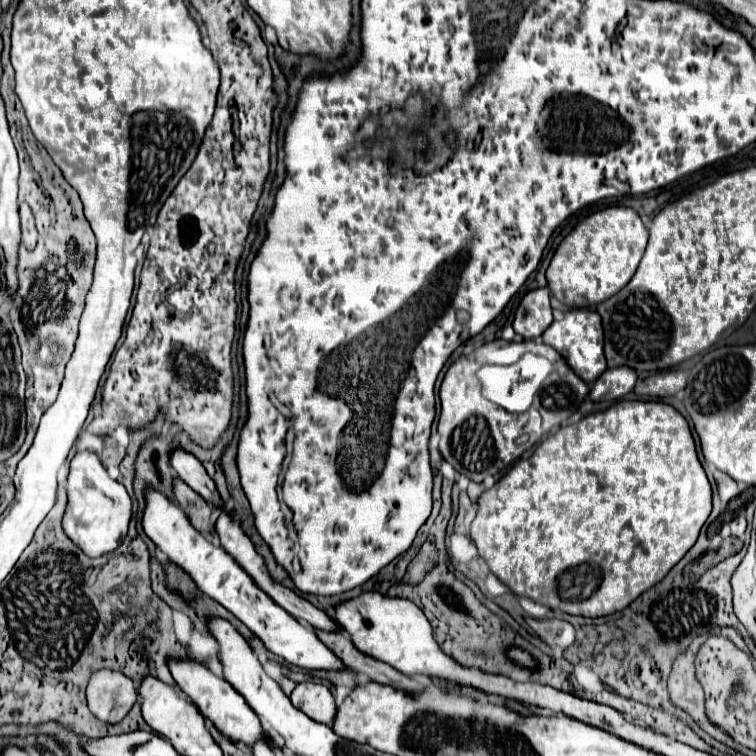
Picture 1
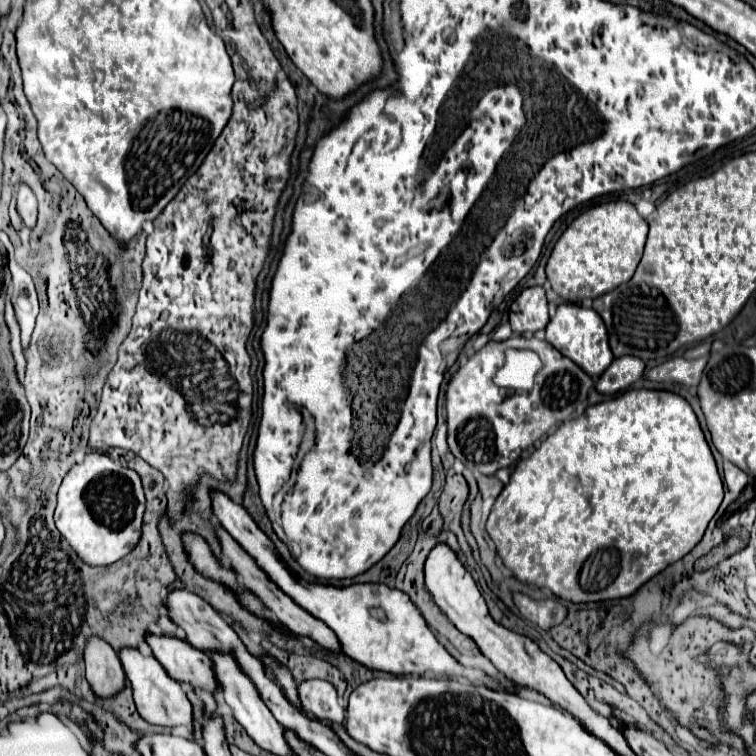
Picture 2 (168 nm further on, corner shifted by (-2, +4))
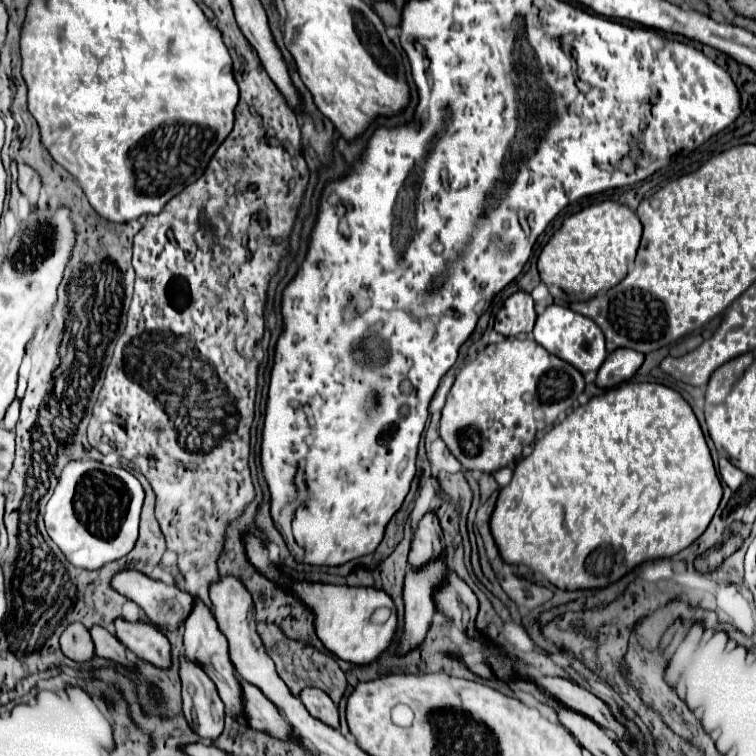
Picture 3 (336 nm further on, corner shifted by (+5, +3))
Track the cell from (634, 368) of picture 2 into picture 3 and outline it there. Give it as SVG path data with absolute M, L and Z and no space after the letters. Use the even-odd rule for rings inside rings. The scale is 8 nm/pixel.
M614 350L612 354L608 354L608 358L604 360L604 364L598 370L596 376L596 386L598 388L614 388L626 380L630 380L636 370L642 366L644 356L638 354L636 350Z

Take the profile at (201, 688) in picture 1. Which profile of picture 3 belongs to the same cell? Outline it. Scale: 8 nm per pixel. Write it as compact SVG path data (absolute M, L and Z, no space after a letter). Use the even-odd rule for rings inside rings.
M118 618L116 622L118 640L134 652L138 658L162 668L170 670L172 666L172 654L170 654L170 642L168 638L152 624L148 622L128 622Z

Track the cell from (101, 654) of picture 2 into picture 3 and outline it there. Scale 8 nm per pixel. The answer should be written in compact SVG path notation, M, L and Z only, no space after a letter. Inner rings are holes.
M78 622L70 624L64 630L64 634L60 636L60 646L62 646L62 652L74 662L90 662L96 656L94 642L92 642L92 636L88 634L88 628L84 628Z

